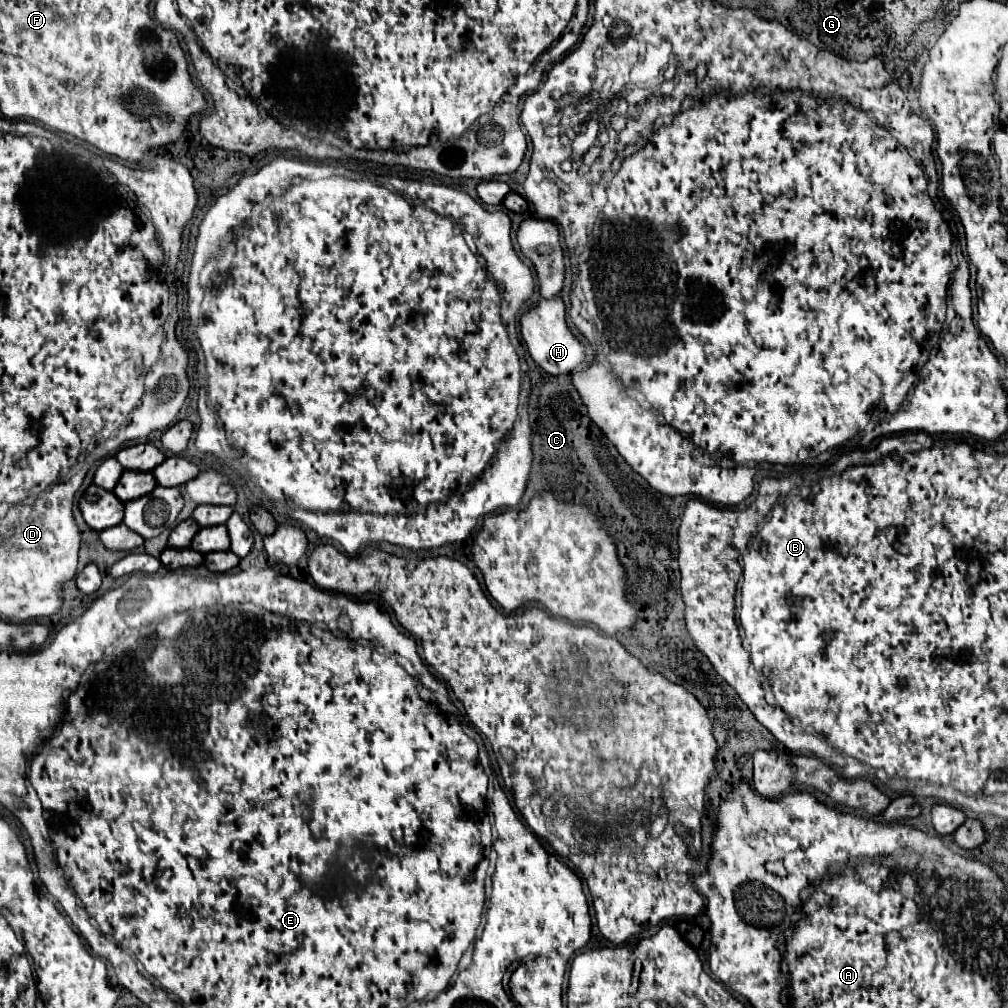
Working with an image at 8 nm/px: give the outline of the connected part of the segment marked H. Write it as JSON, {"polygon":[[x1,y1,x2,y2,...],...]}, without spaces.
{"polygon":[[554,297,550,301,542,299,532,311,524,313,520,319,522,325,522,339,532,355,532,359,550,375,568,375,580,369,586,361,586,347,578,341,578,337,570,331,566,321,566,305,560,297]]}

